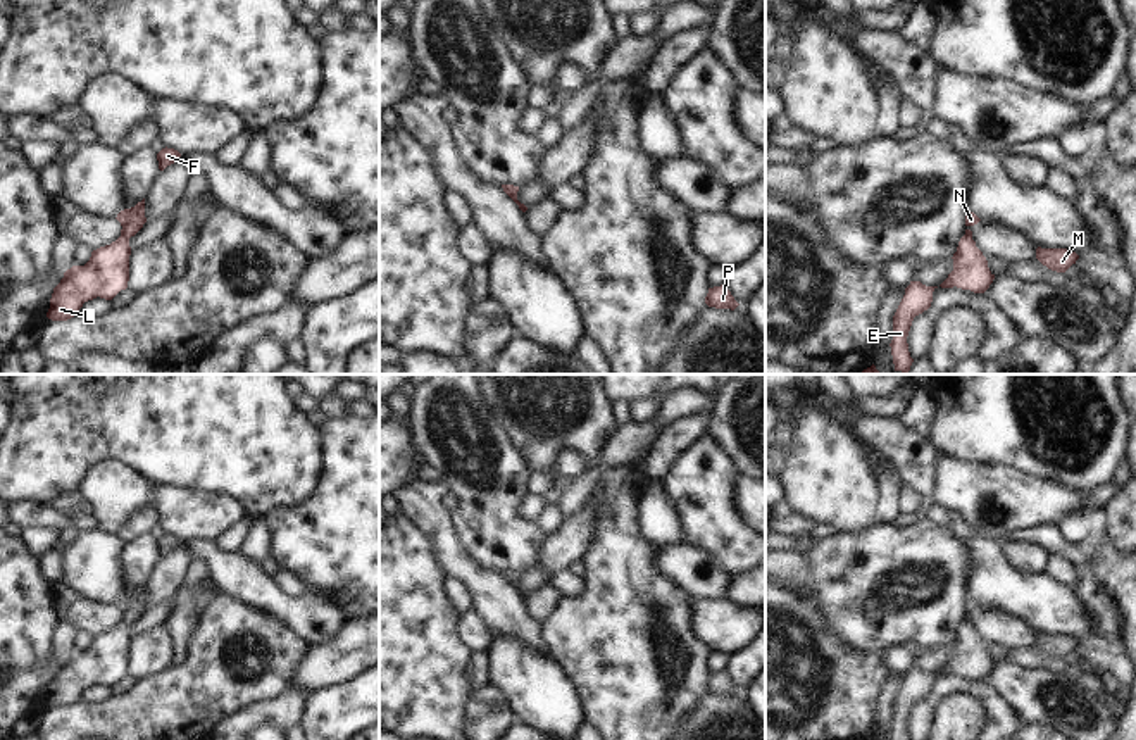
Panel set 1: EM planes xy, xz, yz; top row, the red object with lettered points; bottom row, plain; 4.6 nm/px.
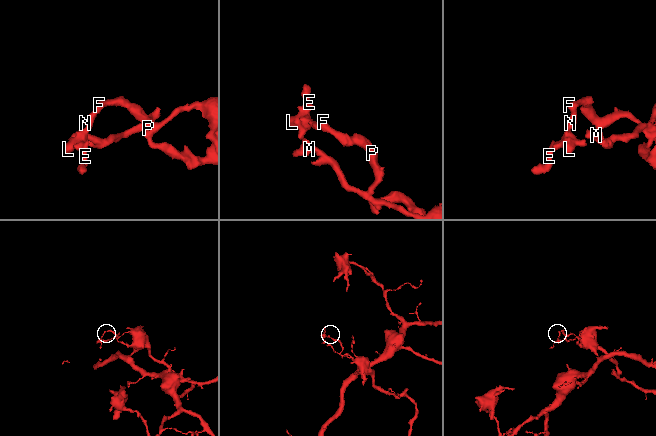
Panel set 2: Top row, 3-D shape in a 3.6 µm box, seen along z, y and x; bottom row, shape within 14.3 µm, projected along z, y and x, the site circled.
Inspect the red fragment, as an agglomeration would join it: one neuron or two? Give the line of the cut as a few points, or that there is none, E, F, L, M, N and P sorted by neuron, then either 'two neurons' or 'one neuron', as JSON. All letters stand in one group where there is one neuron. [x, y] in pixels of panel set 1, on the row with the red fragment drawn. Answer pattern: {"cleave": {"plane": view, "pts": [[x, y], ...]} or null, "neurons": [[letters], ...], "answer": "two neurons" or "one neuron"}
{"cleave": null, "neurons": [["E", "F", "L", "M", "N", "P"]], "answer": "one neuron"}

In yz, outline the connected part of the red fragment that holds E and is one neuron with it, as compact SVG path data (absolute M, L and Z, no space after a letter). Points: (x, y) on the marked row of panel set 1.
M910 281L905 295L893 316L893 340L889 343L895 371L908 373L914 359L908 352L907 336L915 316L931 307L933 292L938 286L926 286L921 281Z

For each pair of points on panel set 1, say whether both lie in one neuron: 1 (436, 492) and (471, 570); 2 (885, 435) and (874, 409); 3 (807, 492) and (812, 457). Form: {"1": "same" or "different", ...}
{"1": "same", "2": "different", "3": "same"}

